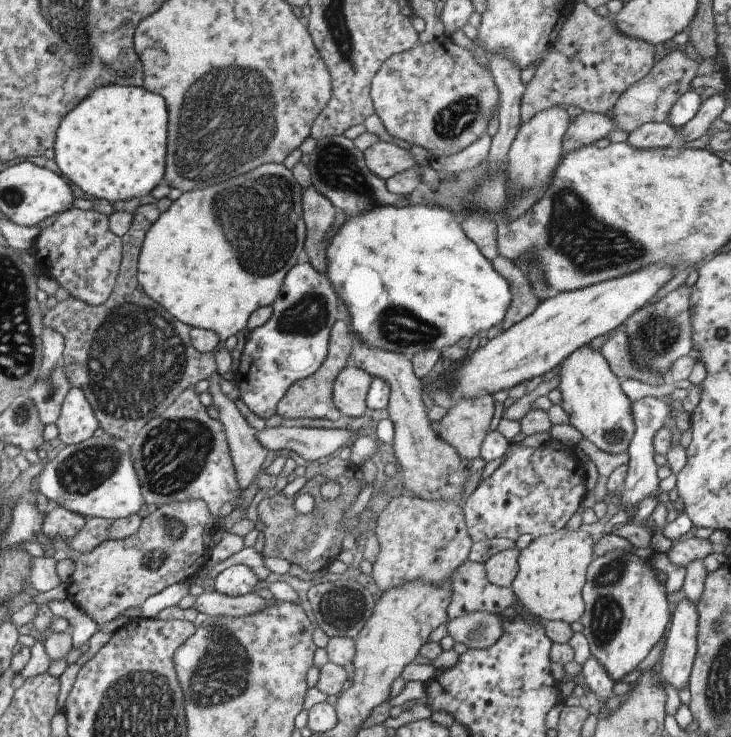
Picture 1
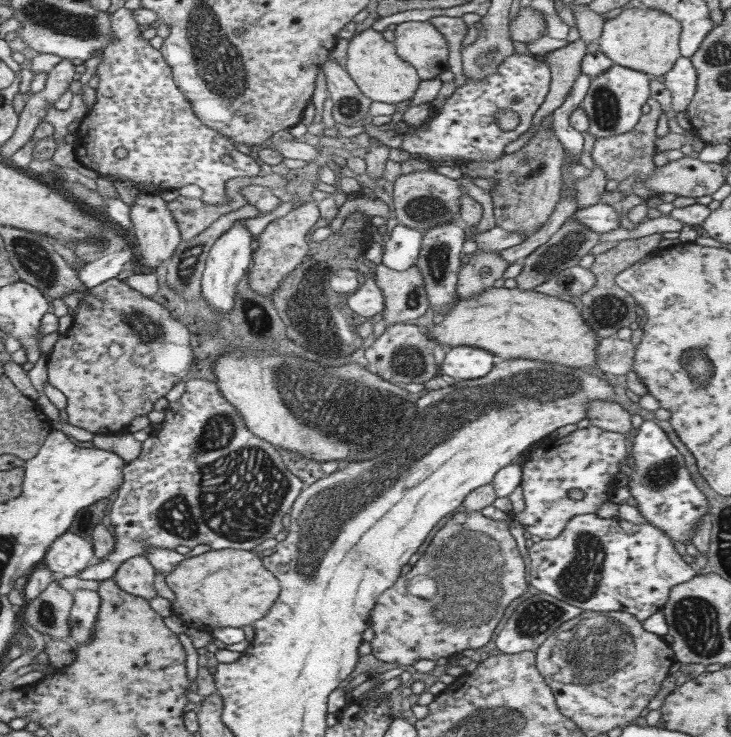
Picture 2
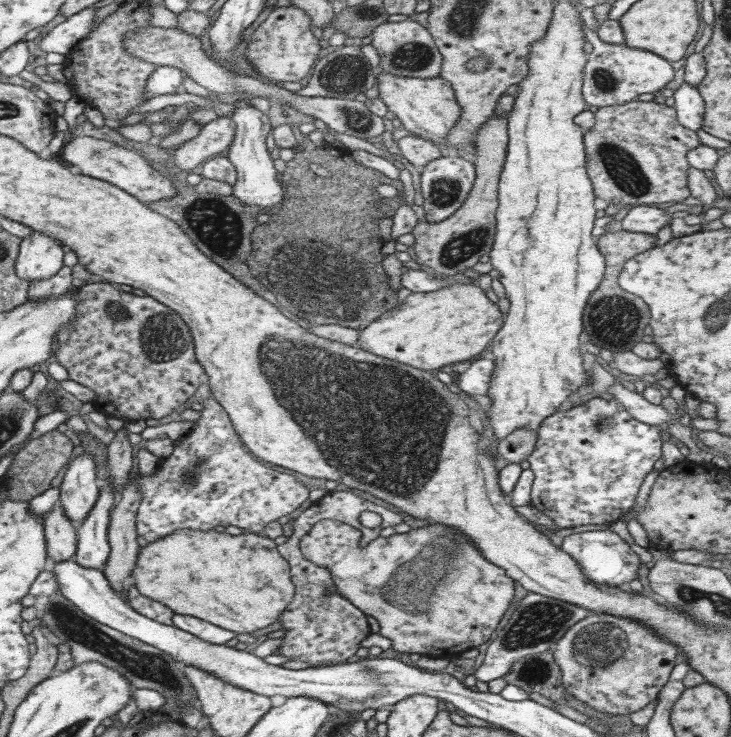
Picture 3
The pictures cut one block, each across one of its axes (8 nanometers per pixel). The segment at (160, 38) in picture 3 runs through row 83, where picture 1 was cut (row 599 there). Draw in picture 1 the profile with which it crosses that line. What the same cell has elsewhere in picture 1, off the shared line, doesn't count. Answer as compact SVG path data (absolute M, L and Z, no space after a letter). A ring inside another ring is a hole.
M204 591L196 600L193 608L209 617L222 615L239 617L256 614L256 612L272 606L274 602L276 602L274 597L267 600L254 591L239 597L225 595L216 591Z

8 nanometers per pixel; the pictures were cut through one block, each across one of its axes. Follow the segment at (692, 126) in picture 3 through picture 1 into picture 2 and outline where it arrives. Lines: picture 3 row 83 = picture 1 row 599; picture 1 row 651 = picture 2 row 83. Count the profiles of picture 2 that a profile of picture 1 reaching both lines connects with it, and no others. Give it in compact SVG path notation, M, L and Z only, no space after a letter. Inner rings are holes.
M680 56L664 75L664 84L672 93L672 110L684 112L696 93L697 72L691 59Z

